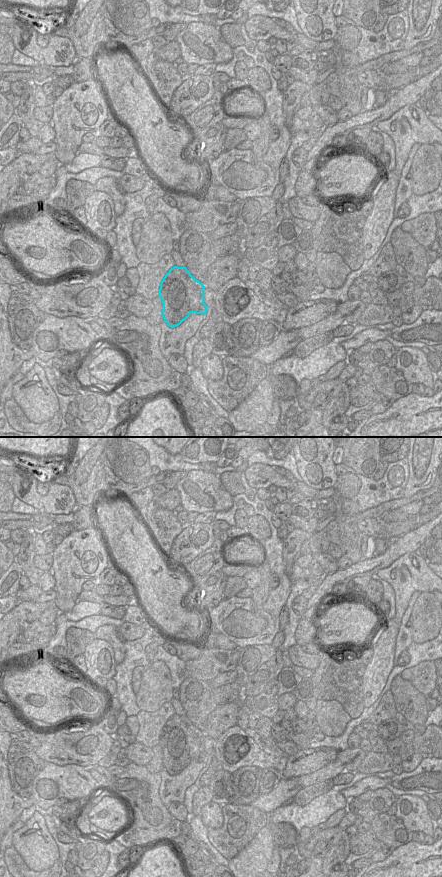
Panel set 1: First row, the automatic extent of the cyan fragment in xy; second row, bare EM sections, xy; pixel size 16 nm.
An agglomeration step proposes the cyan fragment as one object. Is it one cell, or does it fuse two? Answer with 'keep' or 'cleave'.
keep

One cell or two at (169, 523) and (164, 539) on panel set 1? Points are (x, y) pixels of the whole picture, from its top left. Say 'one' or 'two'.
one

